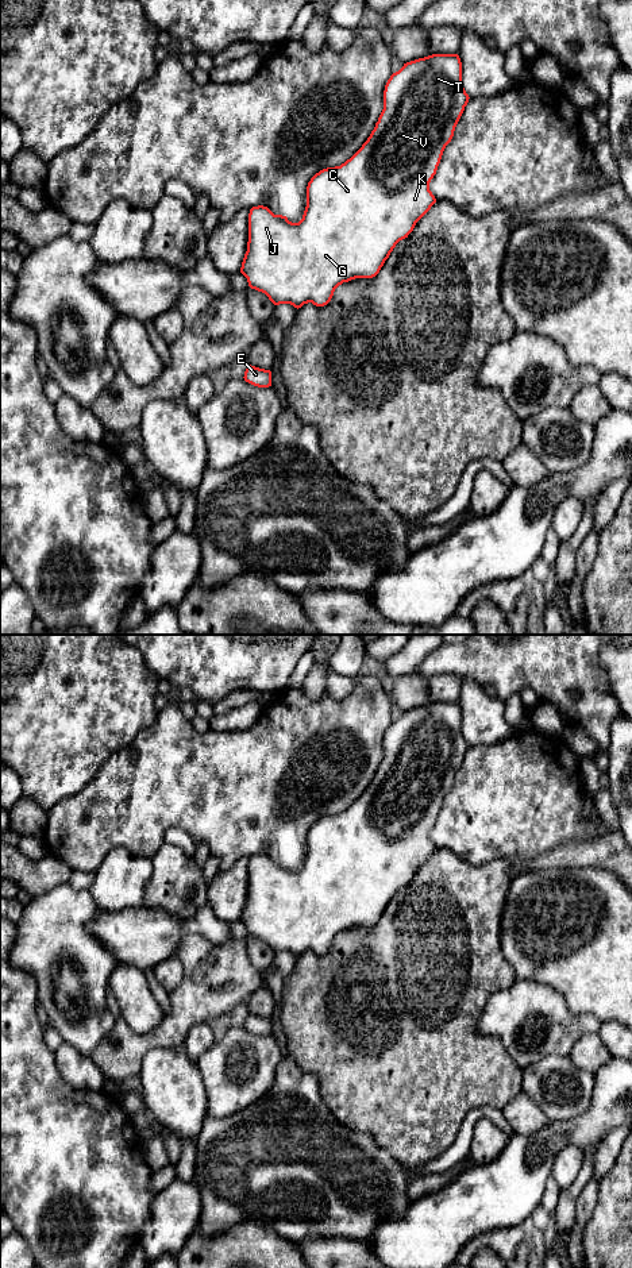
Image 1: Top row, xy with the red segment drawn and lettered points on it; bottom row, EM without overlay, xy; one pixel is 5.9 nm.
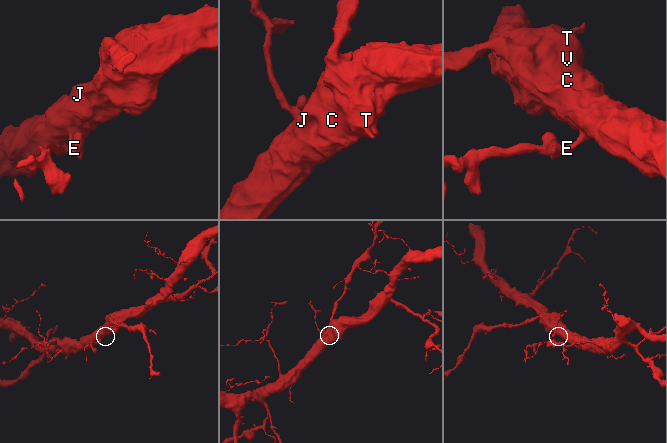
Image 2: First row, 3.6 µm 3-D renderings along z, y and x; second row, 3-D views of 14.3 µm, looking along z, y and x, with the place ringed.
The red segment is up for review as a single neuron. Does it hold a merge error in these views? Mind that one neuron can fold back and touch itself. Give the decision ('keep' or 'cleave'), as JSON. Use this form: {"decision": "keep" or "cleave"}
{"decision": "keep"}

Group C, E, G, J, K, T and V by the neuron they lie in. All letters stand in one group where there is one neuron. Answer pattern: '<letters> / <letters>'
C E G J K T V

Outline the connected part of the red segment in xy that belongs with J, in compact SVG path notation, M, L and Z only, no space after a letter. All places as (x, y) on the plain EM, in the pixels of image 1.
M432 702L404 712L386 731L384 758L362 795L340 814L323 817L308 830L307 855L298 871L274 863L263 853L250 857L247 899L240 916L248 934L265 941L274 953L290 952L298 957L308 951L327 953L343 930L375 925L396 893L408 886L416 871L436 851L429 830L469 747L462 733L458 702Z

